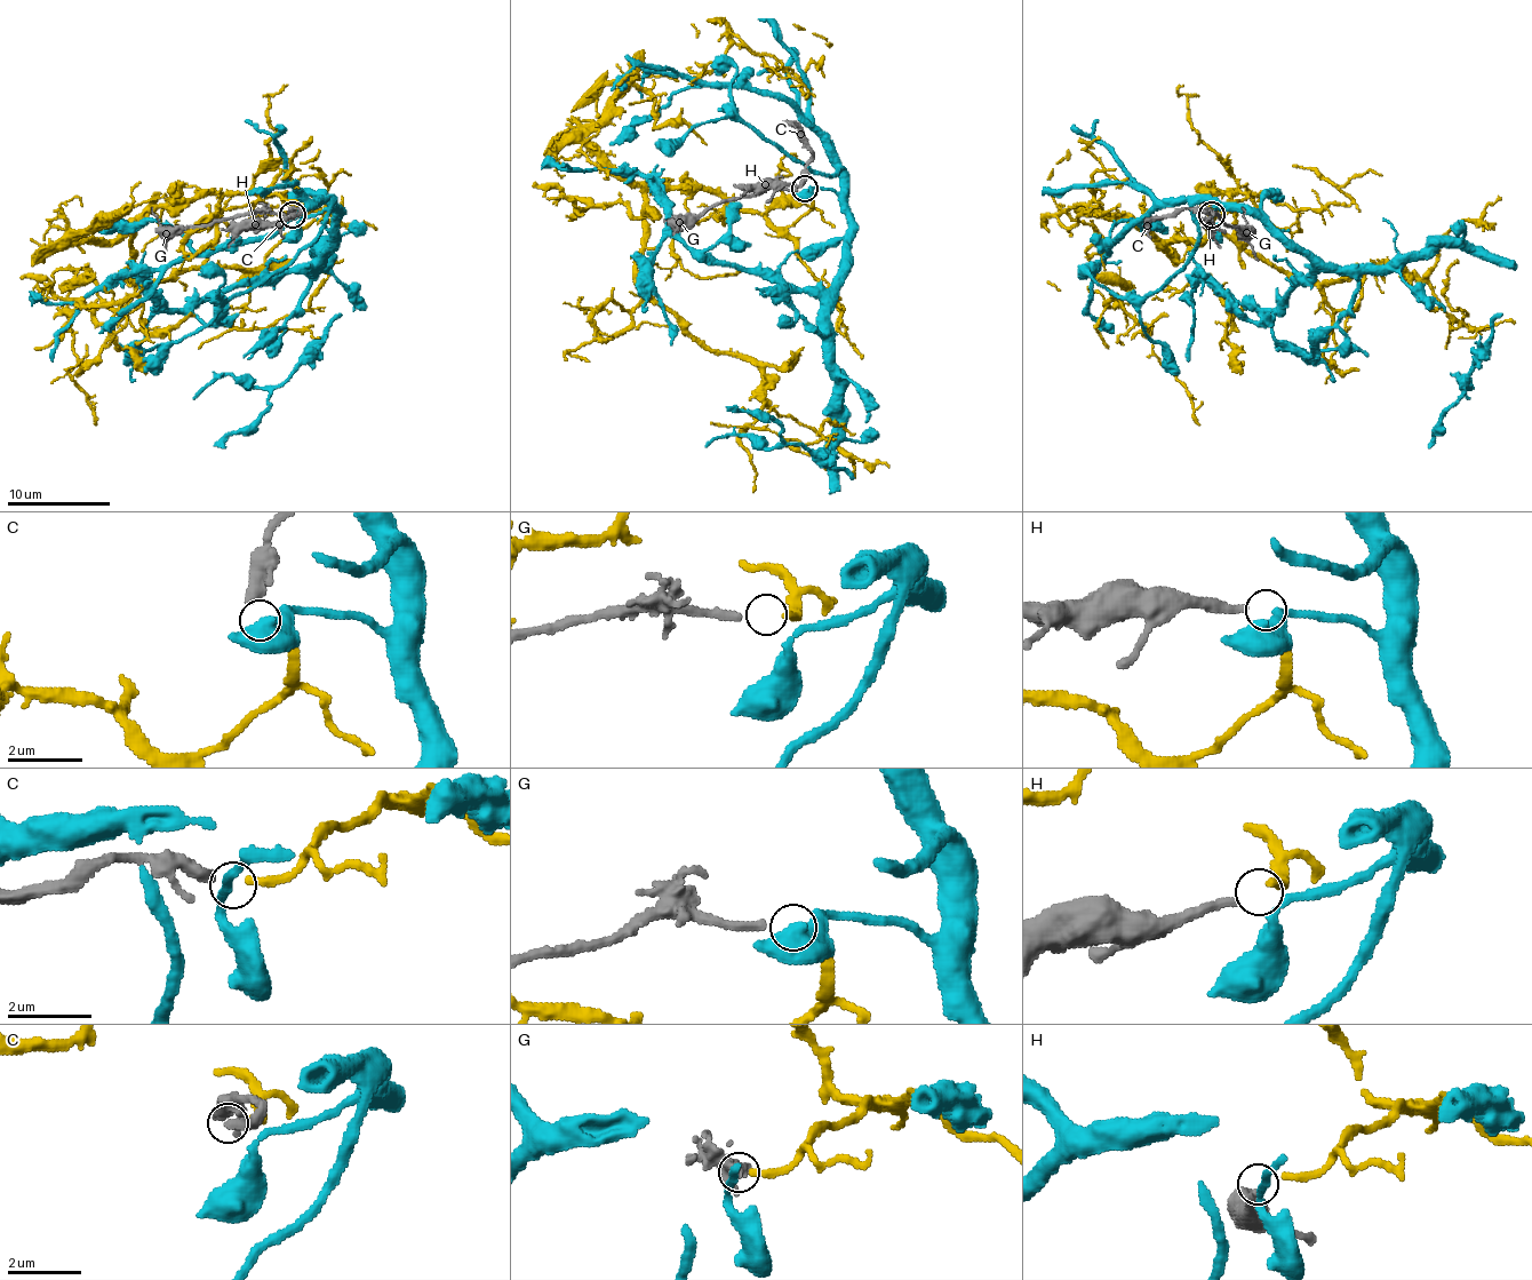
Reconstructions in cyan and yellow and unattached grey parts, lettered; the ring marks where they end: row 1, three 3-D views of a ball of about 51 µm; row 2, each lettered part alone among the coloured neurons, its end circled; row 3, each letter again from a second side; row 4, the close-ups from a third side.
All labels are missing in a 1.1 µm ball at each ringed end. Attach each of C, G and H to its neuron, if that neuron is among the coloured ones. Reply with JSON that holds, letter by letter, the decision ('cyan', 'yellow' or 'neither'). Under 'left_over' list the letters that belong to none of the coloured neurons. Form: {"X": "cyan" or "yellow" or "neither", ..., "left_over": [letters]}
{"C": "yellow", "G": "neither", "H": "cyan", "left_over": ["G"]}

